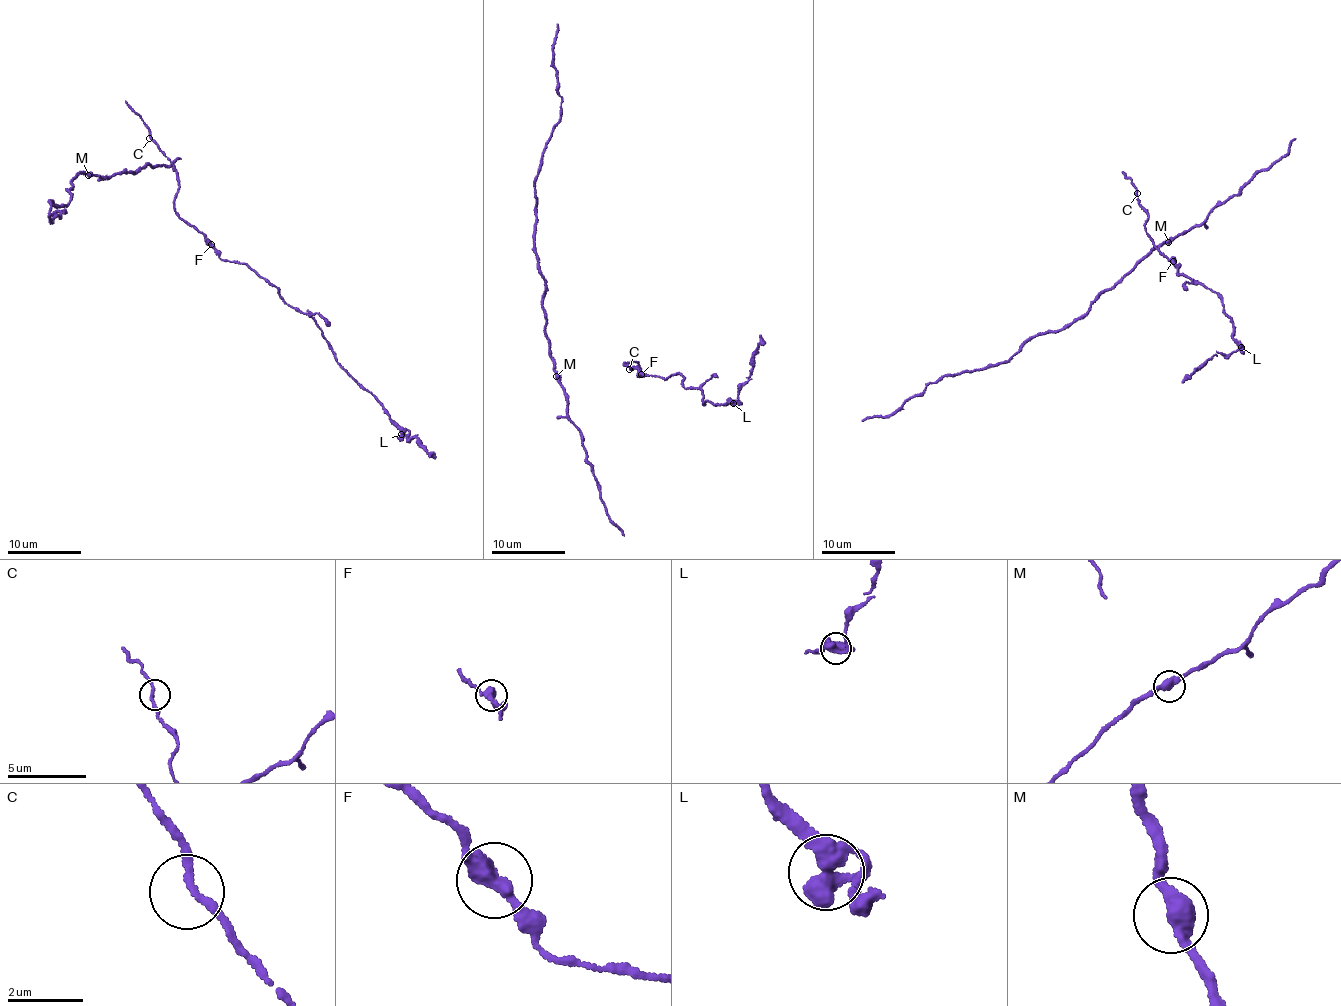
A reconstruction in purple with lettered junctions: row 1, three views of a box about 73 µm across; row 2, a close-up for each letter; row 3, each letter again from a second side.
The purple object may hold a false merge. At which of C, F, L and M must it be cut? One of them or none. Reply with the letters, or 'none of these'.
none of these

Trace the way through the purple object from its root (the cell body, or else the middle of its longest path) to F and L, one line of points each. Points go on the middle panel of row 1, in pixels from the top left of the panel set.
F: (635, 367), (641, 369), (634, 360), (623, 365), (632, 366), (641, 374)
L: (635, 367), (623, 365), (645, 376), (678, 372), (703, 403), (734, 402)

